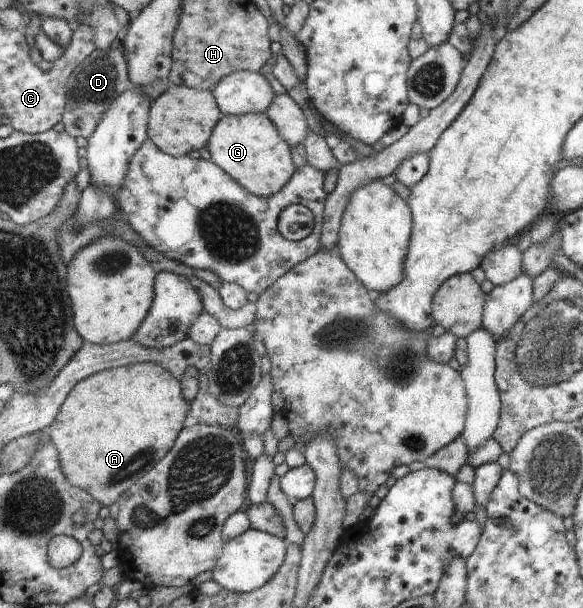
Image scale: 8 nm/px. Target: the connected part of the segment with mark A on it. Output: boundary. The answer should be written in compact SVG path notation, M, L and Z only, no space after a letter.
M149 362L106 370L76 385L64 403L57 421L46 431L59 449L63 469L72 484L95 496L108 508L120 503L123 496L144 479L177 445L186 428L186 419L193 412L183 381L162 365Z

